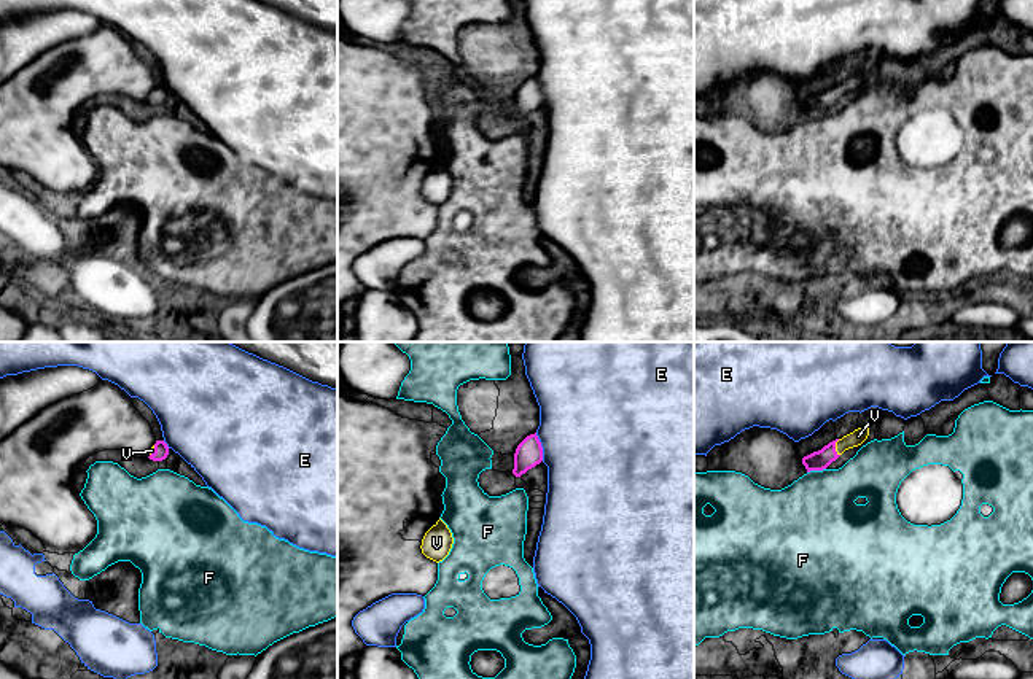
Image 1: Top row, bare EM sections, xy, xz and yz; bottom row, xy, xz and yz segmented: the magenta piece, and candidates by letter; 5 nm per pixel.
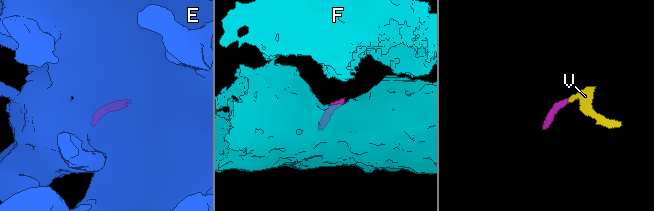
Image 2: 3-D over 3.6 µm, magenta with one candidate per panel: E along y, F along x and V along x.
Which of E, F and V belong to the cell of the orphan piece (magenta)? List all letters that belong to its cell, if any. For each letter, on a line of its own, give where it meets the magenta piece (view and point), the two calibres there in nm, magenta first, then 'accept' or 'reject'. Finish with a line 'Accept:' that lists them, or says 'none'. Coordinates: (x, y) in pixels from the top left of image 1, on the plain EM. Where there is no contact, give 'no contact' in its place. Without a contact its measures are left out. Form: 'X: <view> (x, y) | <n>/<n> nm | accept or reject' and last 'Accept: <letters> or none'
E: xz (541, 91) | 140/500 nm | reject
F: yz (815, 113) | 100/440 nm | reject
V: yz (834, 91) | 100/80 nm | accept
Accept: V

